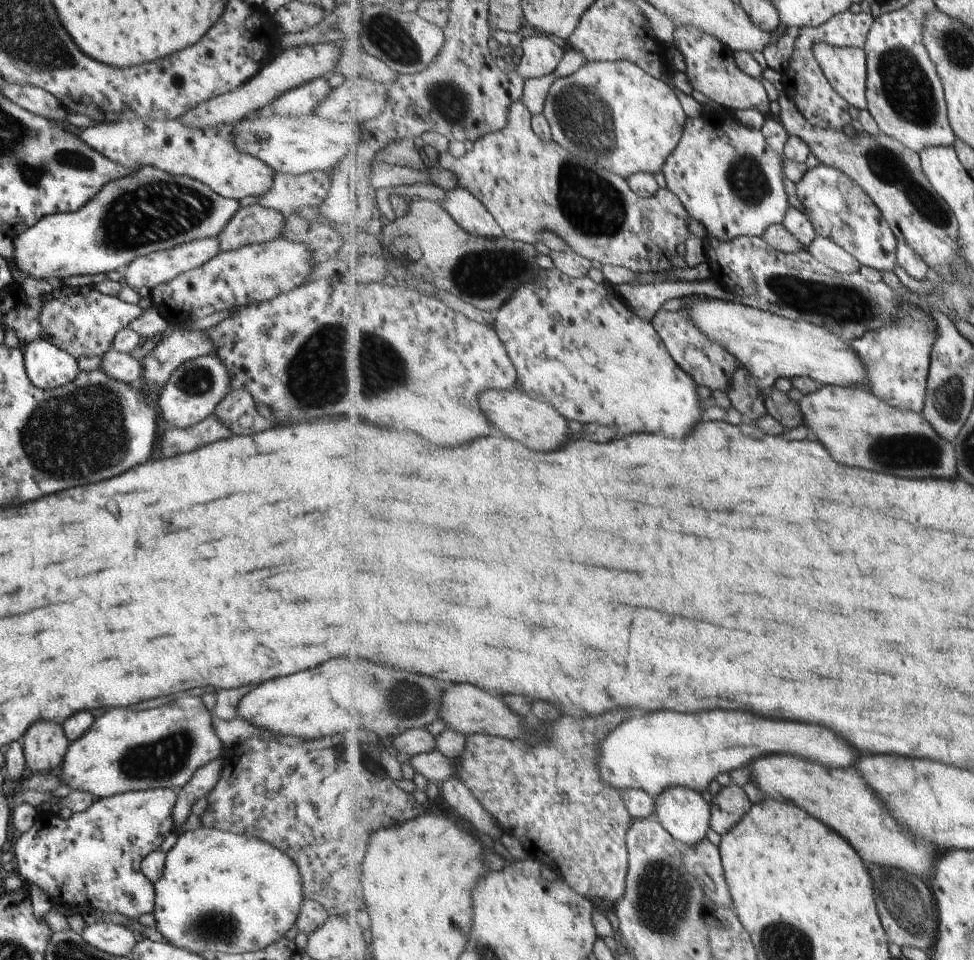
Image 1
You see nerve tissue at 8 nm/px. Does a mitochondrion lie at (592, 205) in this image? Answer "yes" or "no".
yes

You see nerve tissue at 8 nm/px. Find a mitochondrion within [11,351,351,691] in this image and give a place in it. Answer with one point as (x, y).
(72, 436)

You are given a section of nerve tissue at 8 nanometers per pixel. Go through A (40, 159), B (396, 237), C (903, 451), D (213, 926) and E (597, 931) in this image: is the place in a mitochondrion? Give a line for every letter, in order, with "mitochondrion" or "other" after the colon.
A: mitochondrion
B: other
C: mitochondrion
D: mitochondrion
E: other

